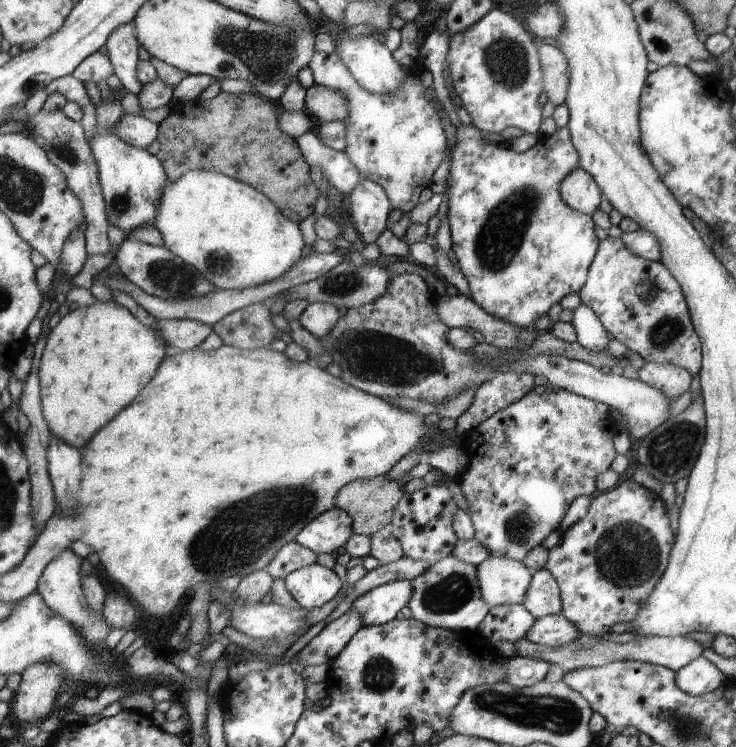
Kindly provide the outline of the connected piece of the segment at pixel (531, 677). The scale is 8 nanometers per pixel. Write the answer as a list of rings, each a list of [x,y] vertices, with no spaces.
[[[527,657],[508,658],[505,663],[505,682],[514,687],[530,687],[546,677],[551,664]]]

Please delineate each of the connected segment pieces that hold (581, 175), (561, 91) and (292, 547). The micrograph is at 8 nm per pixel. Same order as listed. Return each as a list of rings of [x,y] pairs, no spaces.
[[[577,166],[561,183],[561,196],[570,208],[592,215],[602,202],[602,188],[585,169]]]
[[[540,45],[544,97],[555,107],[565,103],[569,86],[569,69],[563,53],[551,45]]]
[[[295,541],[284,544],[276,552],[272,561],[264,569],[274,579],[285,579],[297,569],[316,562],[317,555],[306,548],[300,547]]]

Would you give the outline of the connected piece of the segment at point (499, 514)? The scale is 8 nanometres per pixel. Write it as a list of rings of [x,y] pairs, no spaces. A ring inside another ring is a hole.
[[[550,388],[544,392],[544,394],[536,394],[536,392],[531,391],[521,400],[499,411],[496,415],[490,416],[476,429],[462,436],[460,448],[467,452],[469,456],[469,466],[462,475],[456,478],[456,481],[459,486],[462,487],[462,492],[468,501],[471,511],[469,516],[473,523],[475,540],[478,540],[484,547],[487,547],[491,556],[509,557],[516,561],[522,561],[531,550],[540,545],[540,542],[542,542],[552,530],[556,530],[556,528],[560,526],[564,519],[562,514],[566,514],[570,504],[572,504],[578,496],[590,496],[597,490],[597,477],[601,475],[602,472],[609,470],[612,462],[616,459],[614,436],[616,436],[616,432],[620,432],[620,430],[610,428],[610,426],[612,426],[612,420],[608,420],[608,418],[610,418],[610,416],[608,416],[608,406],[606,406],[606,404],[598,403],[597,401],[579,396],[575,393],[570,393],[563,389]]]

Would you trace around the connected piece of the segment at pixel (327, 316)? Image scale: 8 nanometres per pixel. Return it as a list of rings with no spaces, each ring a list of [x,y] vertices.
[[[315,301],[299,315],[301,326],[312,335],[324,337],[340,319],[340,312],[336,306],[329,303]]]

